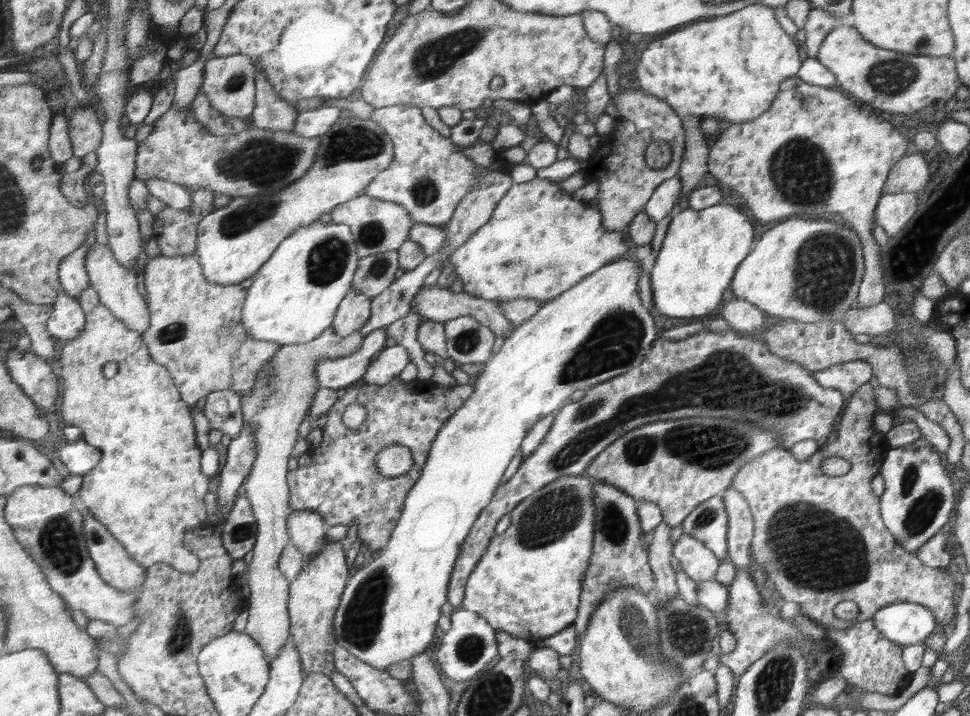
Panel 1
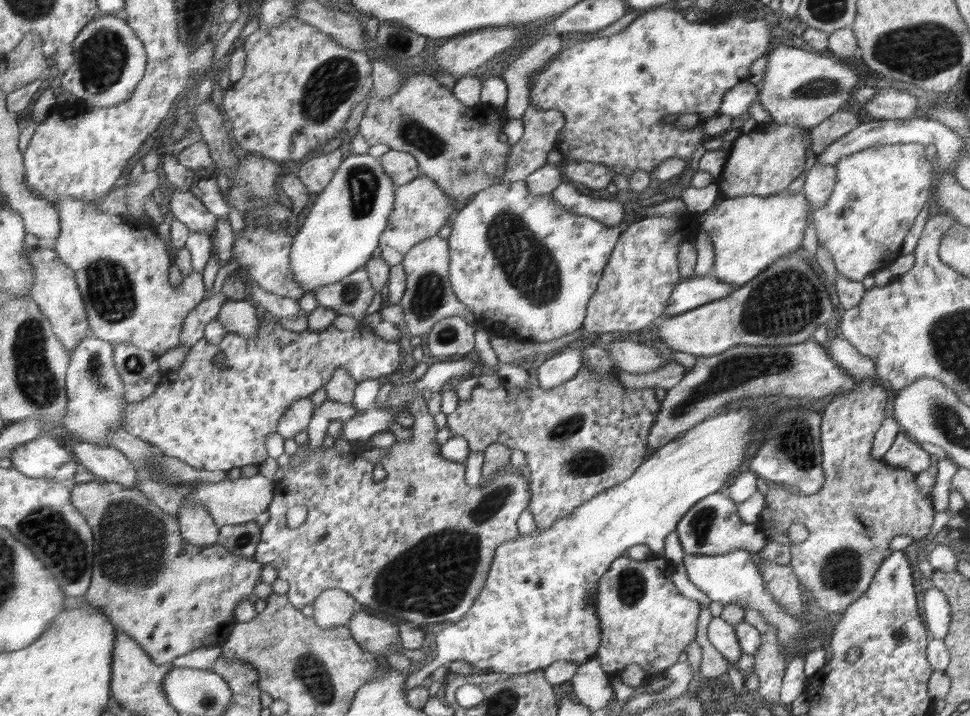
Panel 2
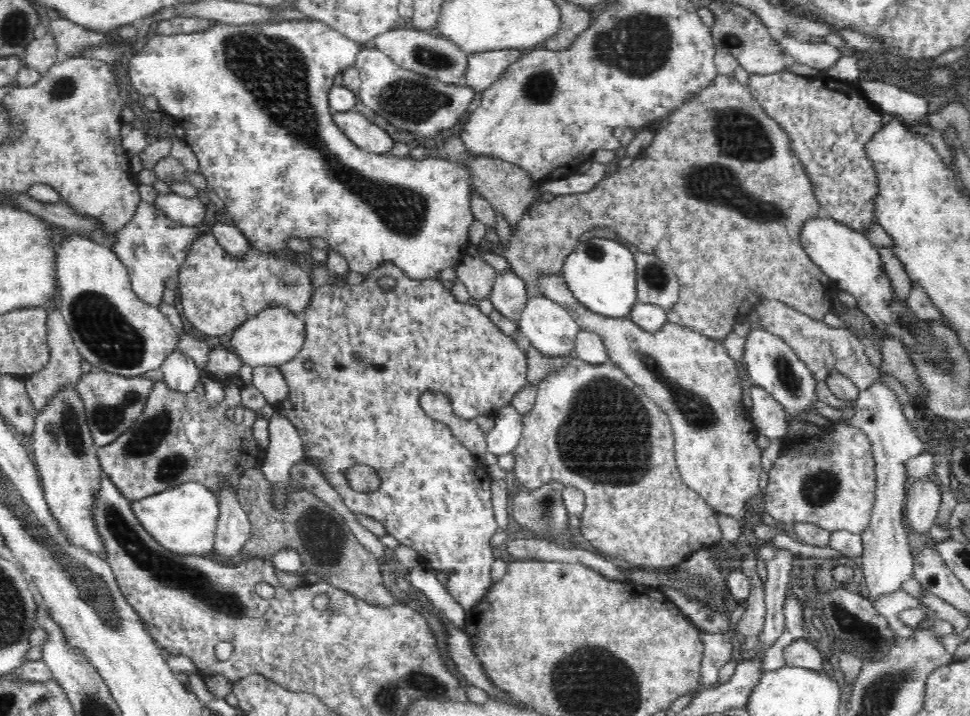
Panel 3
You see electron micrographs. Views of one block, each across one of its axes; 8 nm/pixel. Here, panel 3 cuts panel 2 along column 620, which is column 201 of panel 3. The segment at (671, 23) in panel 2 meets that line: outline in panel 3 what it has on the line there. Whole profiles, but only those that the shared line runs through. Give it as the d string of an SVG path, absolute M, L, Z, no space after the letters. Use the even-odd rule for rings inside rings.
M297 19L276 20L270 24L242 24L228 25L215 22L209 29L201 33L177 34L177 36L158 36L155 34L138 45L128 64L128 76L132 86L144 97L153 97L158 101L161 112L165 112L185 130L185 142L198 158L199 169L207 181L208 188L225 202L228 216L232 218L234 226L240 228L242 234L248 238L250 248L258 252L282 254L286 248L286 238L310 238L322 236L337 253L340 253L349 264L349 270L367 275L383 262L390 261L402 269L406 276L423 281L438 279L441 270L456 267L460 259L470 250L470 226L475 218L470 208L470 200L474 192L472 179L468 175L466 165L458 161L425 157L423 160L414 160L409 157L399 158L391 153L374 154L358 148L333 121L328 103L328 91L332 80L338 72L348 69L355 64L358 53L361 52L360 43L351 41L348 37L331 29L324 22ZM182 92L182 94L180 94ZM177 96L183 98L178 100Z

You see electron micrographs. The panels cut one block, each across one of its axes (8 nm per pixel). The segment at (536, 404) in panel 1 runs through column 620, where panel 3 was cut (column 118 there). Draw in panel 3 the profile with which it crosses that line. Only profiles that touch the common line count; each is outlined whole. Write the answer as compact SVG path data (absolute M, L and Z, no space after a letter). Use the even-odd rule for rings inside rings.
M68 235L57 245L58 308L81 358L94 369L126 378L138 377L138 374L144 375L148 370L160 368L169 354L177 349L180 336L157 306L151 306L134 294L129 270L118 260L111 246L80 235Z

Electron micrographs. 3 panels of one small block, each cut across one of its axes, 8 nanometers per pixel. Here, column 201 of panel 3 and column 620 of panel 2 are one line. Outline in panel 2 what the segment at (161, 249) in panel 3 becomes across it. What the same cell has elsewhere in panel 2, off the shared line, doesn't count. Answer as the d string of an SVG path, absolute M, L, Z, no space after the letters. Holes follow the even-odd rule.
M526 180L498 183L490 187L492 190L484 190L484 194L480 194L480 198L476 198L476 202L472 202L472 206L468 206L468 210L460 209L454 214L452 220L454 228L451 230L451 236L447 238L447 241L450 243L451 286L454 288L456 299L459 299L459 302L463 303L475 315L477 323L480 323L490 334L498 335L499 338L512 339L518 342L546 343L574 333L587 318L588 306L594 297L594 288L599 286L602 281L602 274L611 260L611 254L618 245L619 236L623 234L626 224L608 226L598 219L588 217L588 215L572 213L572 211L564 209L564 205L556 201L551 193L544 195L532 193L531 190L528 190Z

